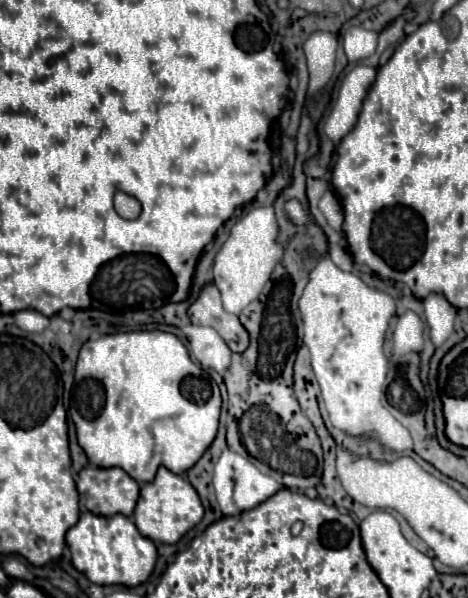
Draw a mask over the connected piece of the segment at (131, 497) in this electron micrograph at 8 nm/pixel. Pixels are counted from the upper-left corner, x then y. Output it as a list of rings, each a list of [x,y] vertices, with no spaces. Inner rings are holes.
[[[86,465],[78,473],[78,493],[80,503],[100,517],[134,513],[138,501],[138,483],[120,467],[100,469],[96,465]]]

